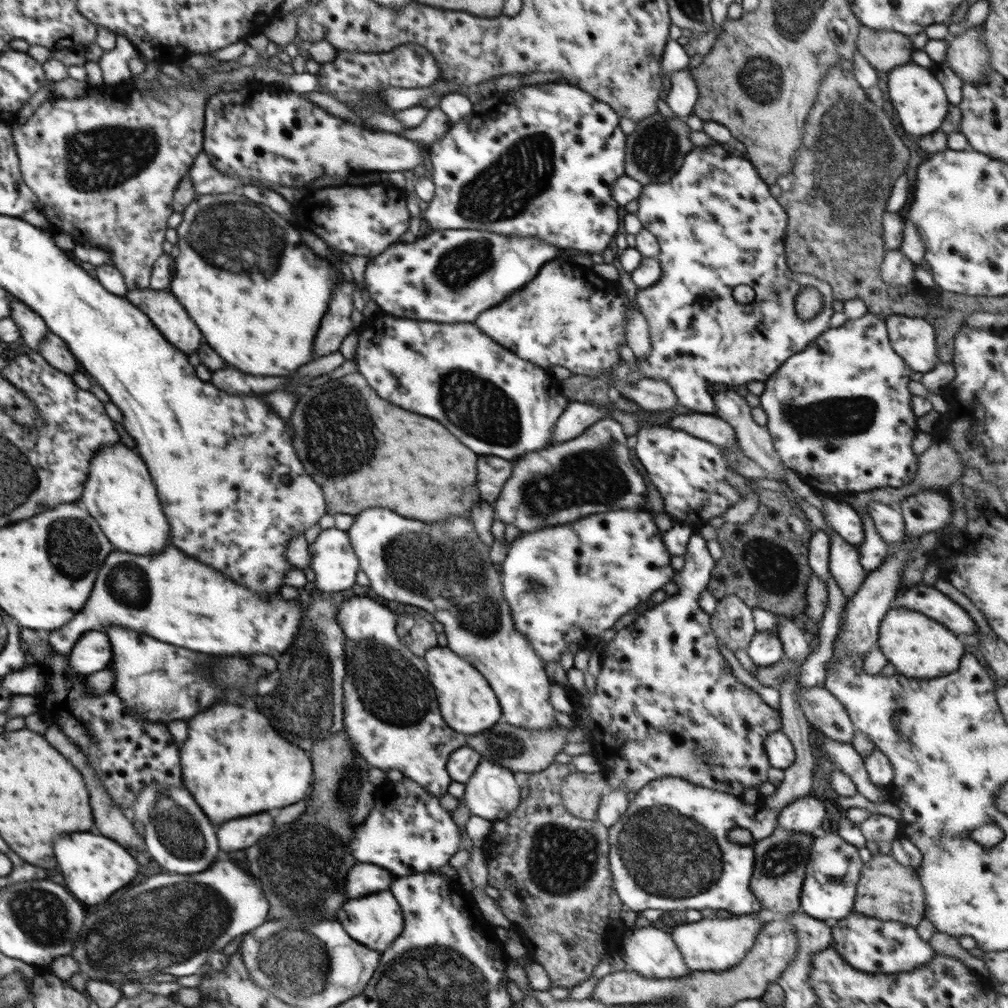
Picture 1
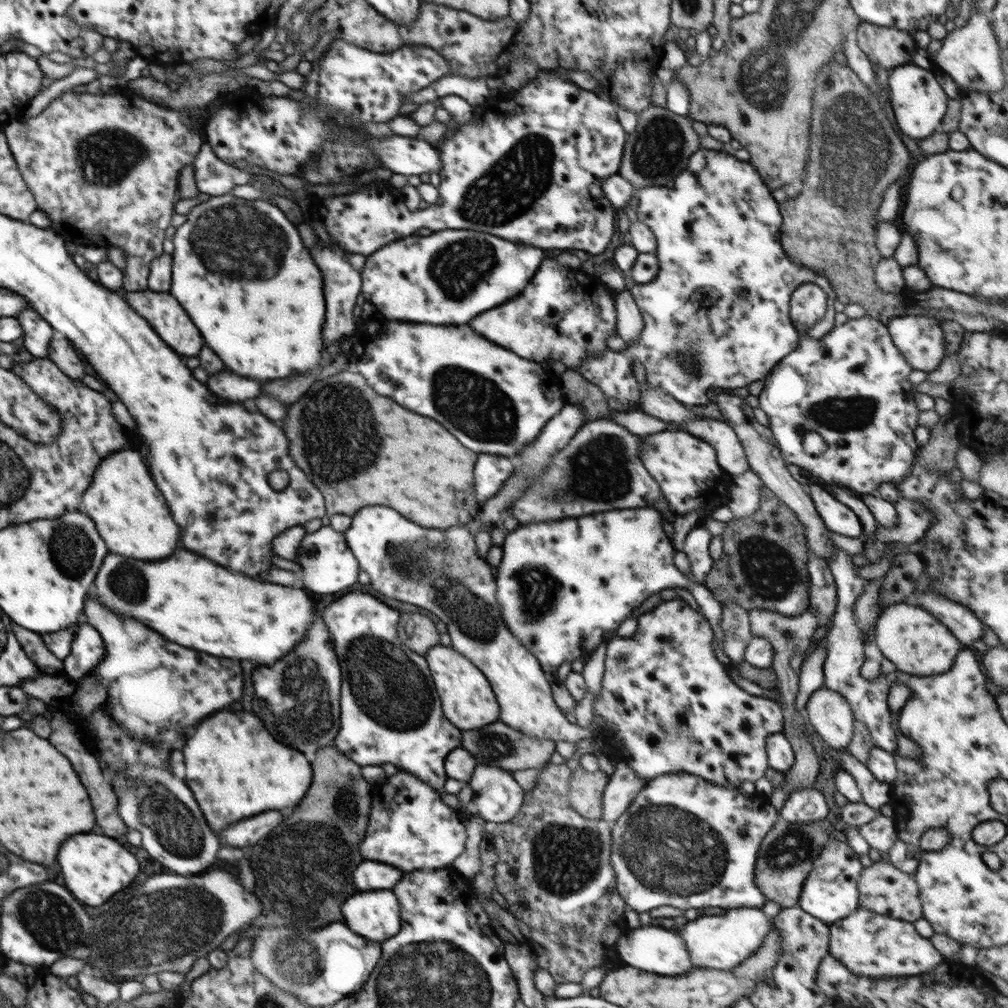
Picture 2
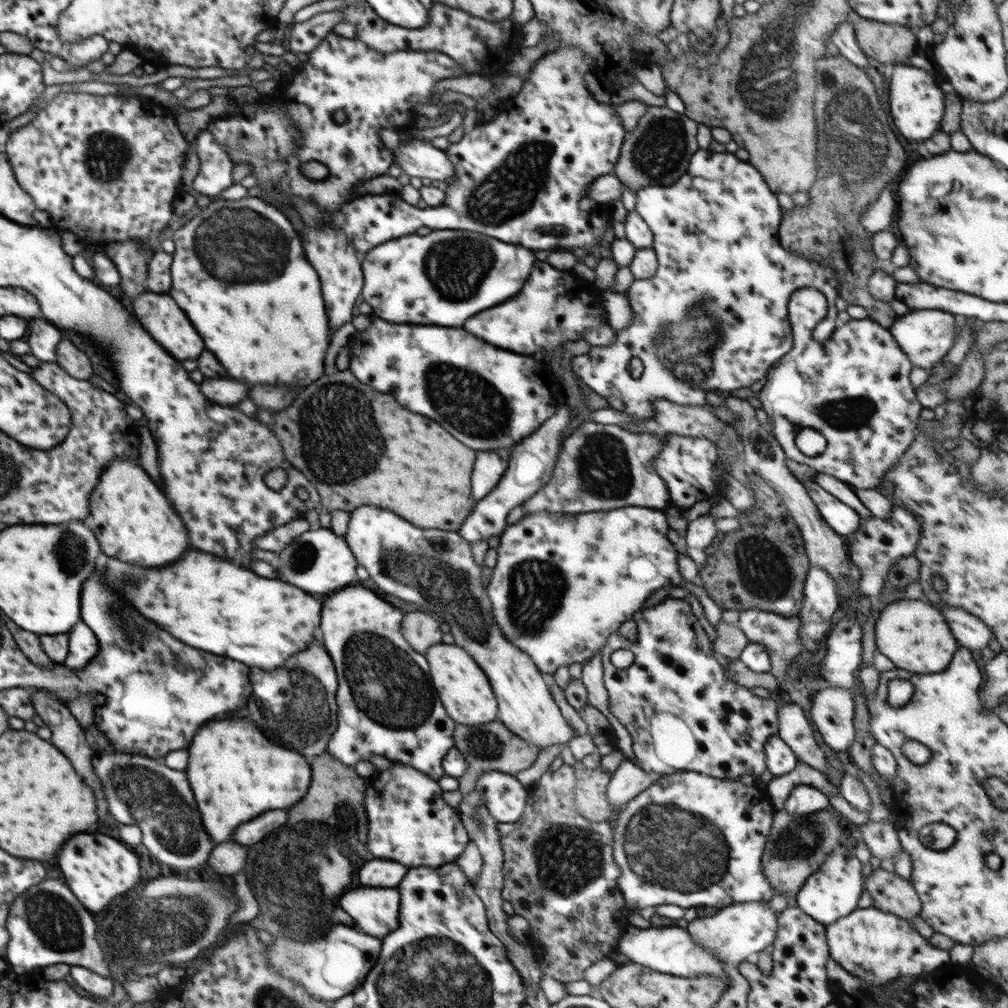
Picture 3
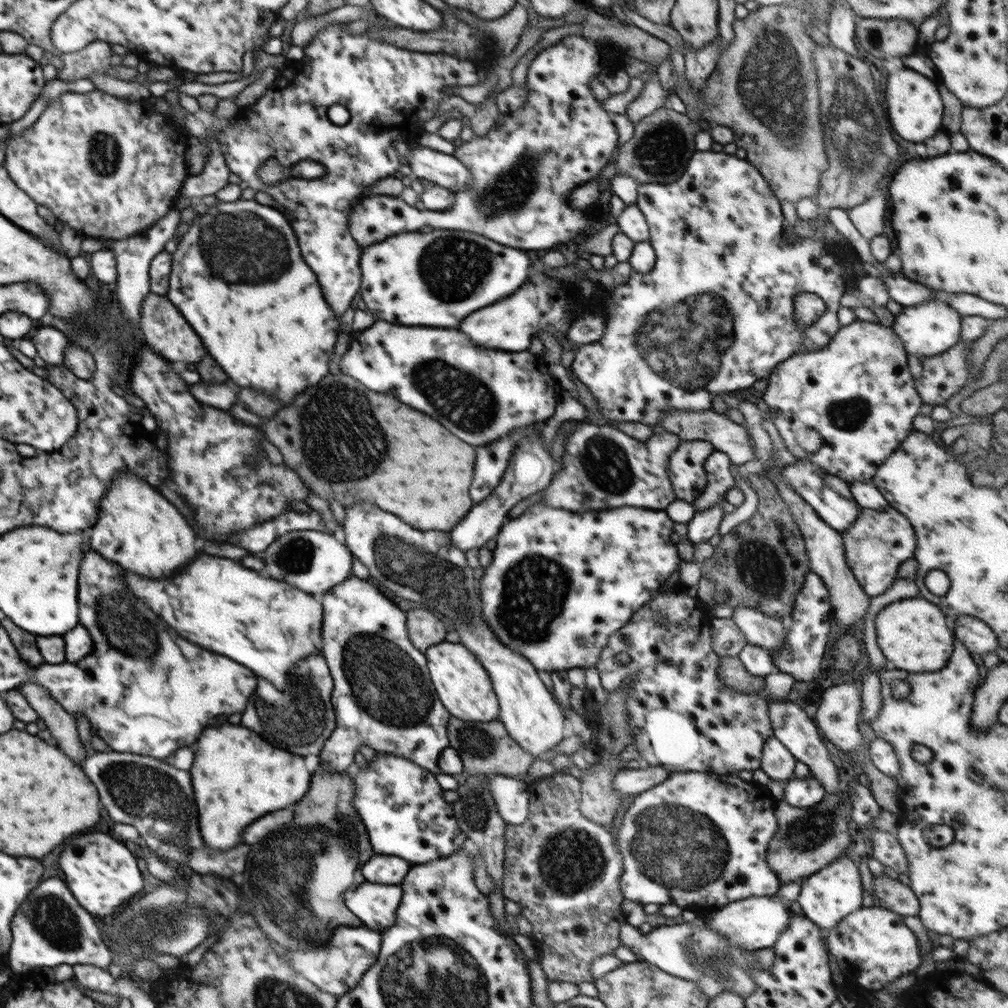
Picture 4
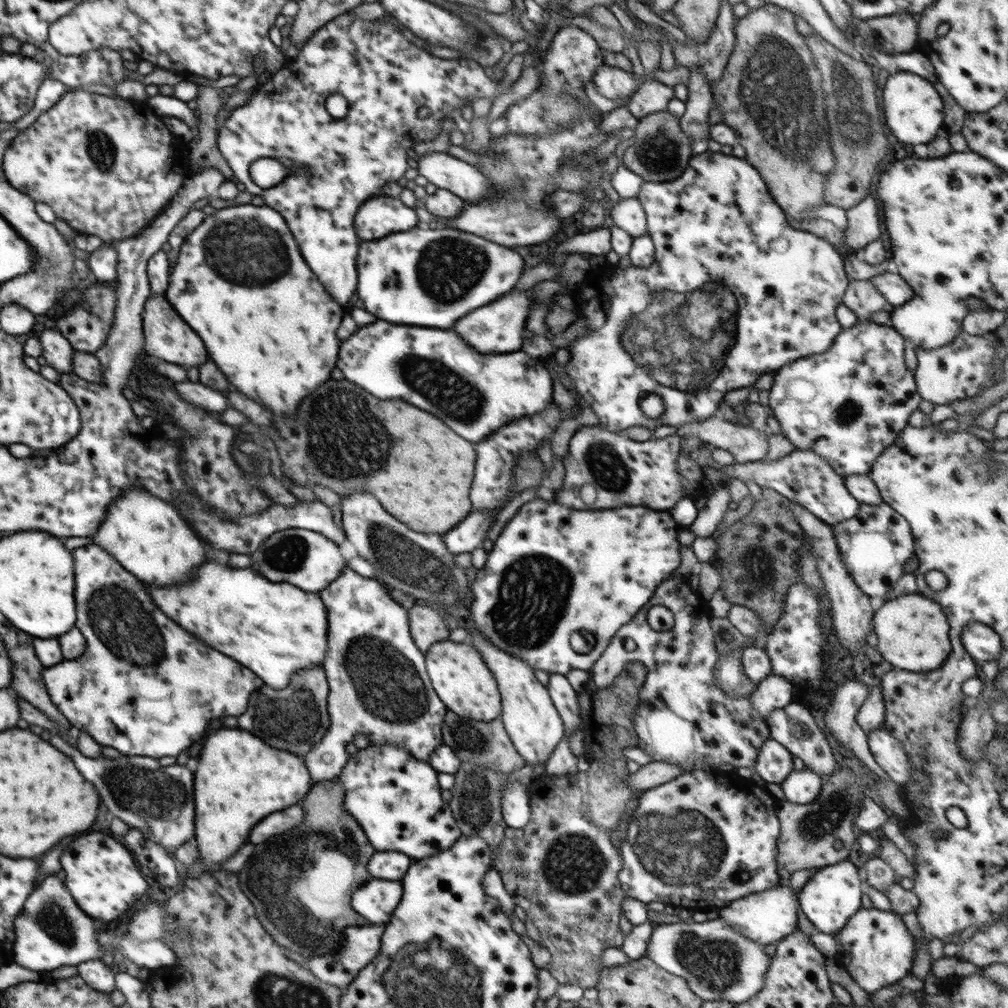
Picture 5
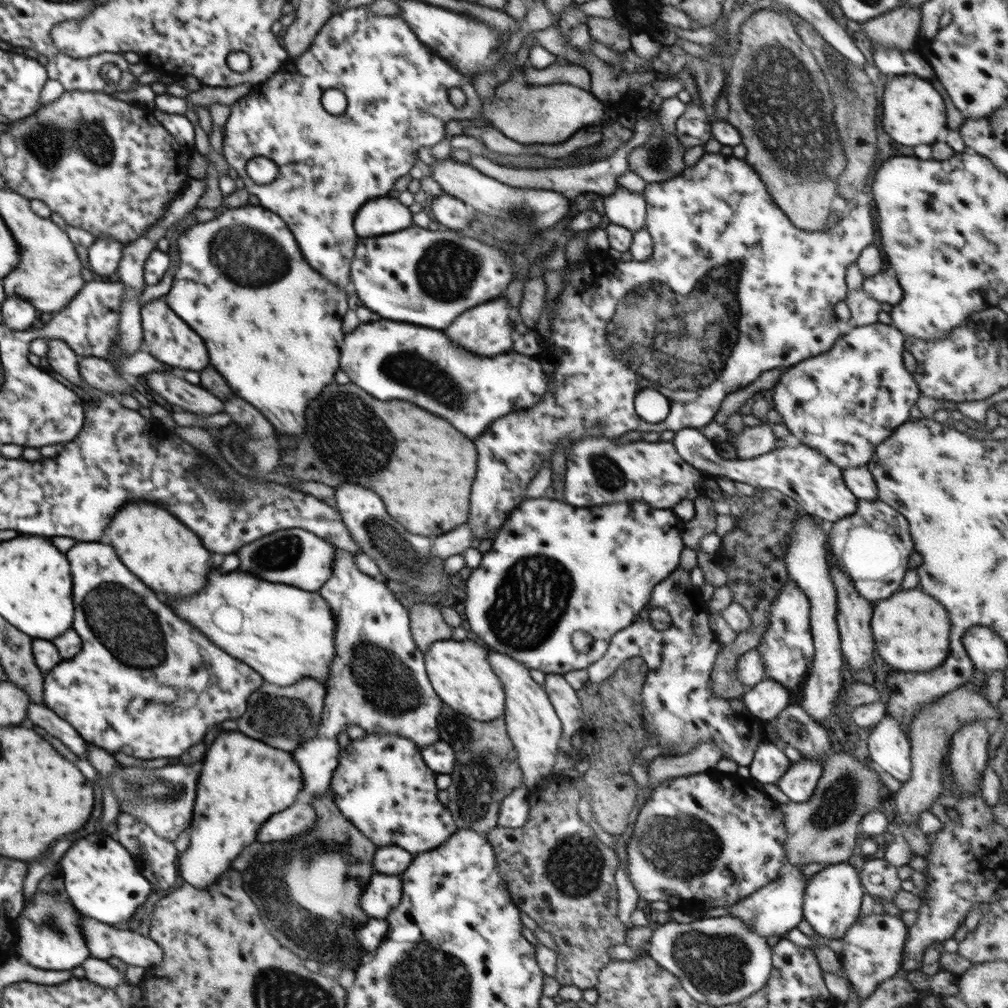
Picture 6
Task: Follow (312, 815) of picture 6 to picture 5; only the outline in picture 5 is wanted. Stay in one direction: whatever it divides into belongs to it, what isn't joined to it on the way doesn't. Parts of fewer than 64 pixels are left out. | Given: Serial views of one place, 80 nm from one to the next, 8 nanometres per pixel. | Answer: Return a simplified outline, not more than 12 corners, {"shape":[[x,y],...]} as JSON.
{"shape":[[294,804],[270,814],[250,834],[260,844],[268,836],[299,825],[303,808]]}

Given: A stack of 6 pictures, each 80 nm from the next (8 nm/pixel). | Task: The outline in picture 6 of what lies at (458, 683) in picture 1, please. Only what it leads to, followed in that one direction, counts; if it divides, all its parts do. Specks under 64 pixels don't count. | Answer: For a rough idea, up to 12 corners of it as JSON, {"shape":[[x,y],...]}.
{"shape":[[472,640],[434,642],[438,696],[480,722],[505,713],[503,685]]}

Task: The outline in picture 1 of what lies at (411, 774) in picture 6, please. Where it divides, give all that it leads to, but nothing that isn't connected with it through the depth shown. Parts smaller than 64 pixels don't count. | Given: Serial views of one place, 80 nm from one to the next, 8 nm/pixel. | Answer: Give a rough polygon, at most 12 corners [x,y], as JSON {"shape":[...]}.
{"shape":[[405,776],[348,845],[397,877],[463,848],[439,797]]}

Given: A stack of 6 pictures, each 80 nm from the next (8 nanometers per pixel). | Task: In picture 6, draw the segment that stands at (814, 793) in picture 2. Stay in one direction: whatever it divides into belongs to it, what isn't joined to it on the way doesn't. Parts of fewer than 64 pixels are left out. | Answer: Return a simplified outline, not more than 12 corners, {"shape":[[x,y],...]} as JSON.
{"shape":[[801,758],[777,786],[792,802],[806,802],[822,765]]}

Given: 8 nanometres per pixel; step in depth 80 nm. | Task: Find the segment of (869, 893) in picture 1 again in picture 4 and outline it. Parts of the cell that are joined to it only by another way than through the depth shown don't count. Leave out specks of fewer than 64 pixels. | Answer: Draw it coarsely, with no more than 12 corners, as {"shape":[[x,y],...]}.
{"shape":[[878,875],[876,906],[903,917],[919,913],[918,897],[899,879]]}

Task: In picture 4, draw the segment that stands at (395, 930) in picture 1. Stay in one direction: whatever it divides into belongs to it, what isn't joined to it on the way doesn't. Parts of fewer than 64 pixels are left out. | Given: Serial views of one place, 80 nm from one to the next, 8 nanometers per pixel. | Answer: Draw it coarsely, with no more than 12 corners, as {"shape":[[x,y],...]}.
{"shape":[[364,881],[345,905],[382,933],[396,922],[400,884]]}

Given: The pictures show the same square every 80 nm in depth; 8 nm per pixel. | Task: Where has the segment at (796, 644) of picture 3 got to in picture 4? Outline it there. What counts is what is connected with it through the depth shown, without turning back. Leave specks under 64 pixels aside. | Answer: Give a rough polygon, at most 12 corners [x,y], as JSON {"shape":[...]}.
{"shape":[[735,607],[730,619],[748,643],[772,652],[787,635],[783,620]]}

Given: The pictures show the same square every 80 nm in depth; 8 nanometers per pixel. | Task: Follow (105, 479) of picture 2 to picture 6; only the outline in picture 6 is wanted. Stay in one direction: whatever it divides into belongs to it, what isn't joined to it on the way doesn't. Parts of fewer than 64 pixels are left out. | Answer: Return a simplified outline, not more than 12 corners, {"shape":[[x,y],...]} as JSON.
{"shape":[[120,506],[100,543],[160,600],[202,590],[212,553],[170,511]]}

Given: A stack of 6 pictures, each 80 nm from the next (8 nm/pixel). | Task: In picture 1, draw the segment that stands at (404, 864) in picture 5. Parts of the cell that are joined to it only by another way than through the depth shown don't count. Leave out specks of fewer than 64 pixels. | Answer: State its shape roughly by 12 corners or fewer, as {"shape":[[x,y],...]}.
{"shape":[[356,864],[346,878],[349,900],[388,891],[396,875],[381,866]]}

